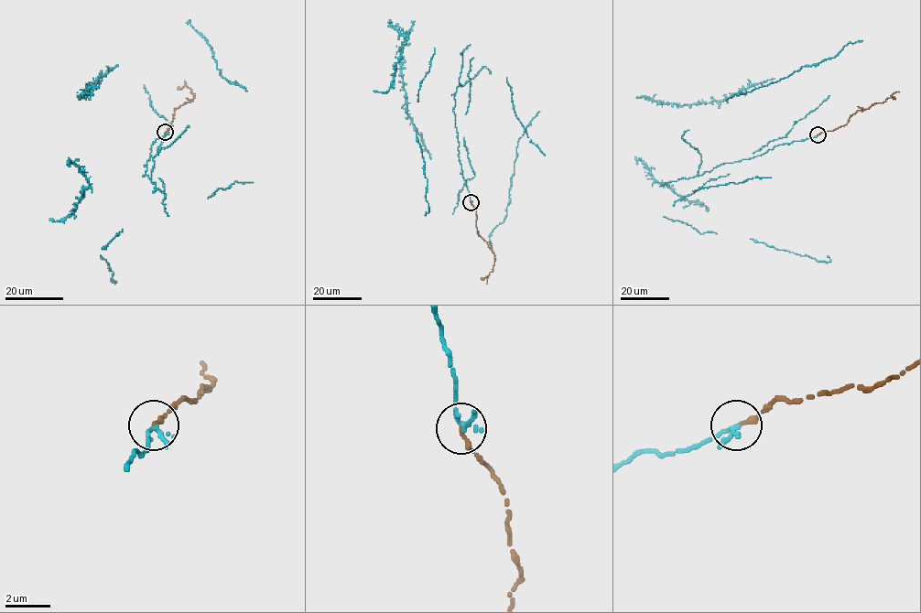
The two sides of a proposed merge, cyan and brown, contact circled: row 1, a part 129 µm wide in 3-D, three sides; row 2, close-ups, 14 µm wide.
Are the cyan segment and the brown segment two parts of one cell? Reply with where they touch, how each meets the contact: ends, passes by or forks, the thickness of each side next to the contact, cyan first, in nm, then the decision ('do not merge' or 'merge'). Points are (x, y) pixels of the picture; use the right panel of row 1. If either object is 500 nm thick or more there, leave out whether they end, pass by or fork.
at (818, 134); cyan passes by; brown ends there; 170 nm thick on the cyan side, 200 nm on the other; merge

